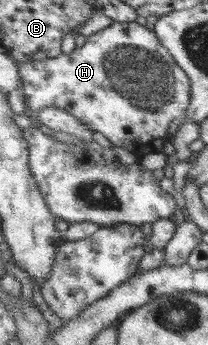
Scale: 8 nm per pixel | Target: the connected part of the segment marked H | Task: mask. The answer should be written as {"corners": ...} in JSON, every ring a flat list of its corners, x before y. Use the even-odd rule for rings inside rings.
{"corners":[[115,22,109,28,86,38,81,47,56,58,19,63,24,79,24,100,38,113,46,107,58,107,73,114,93,131,101,132,114,147,123,148,139,158,163,152,168,128,179,117,186,117,192,100,192,82,186,71,152,29,138,22]]}

